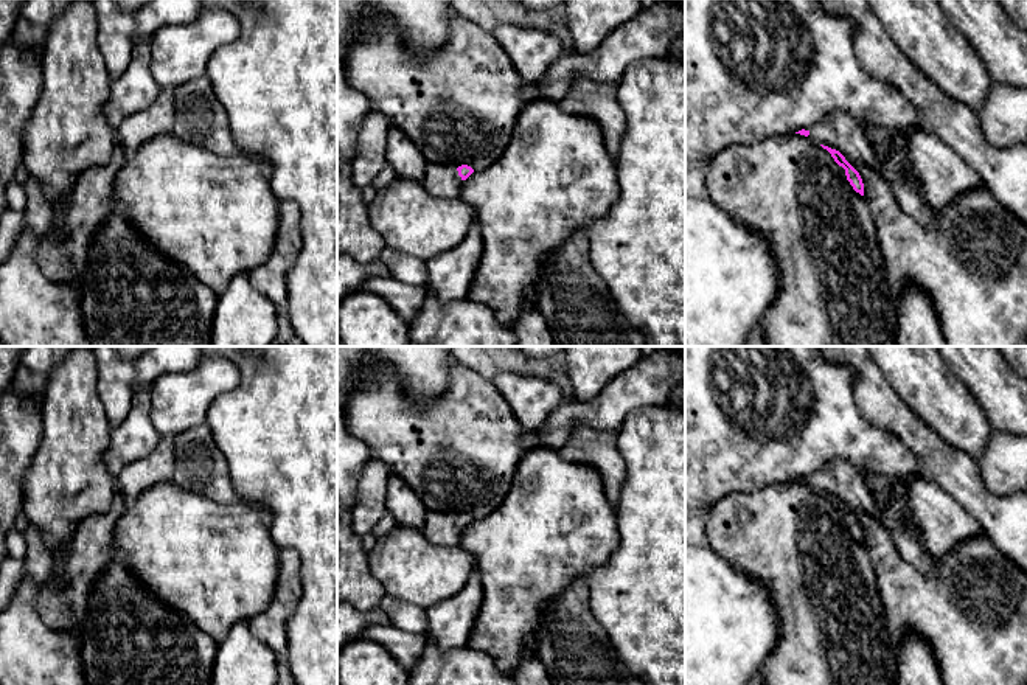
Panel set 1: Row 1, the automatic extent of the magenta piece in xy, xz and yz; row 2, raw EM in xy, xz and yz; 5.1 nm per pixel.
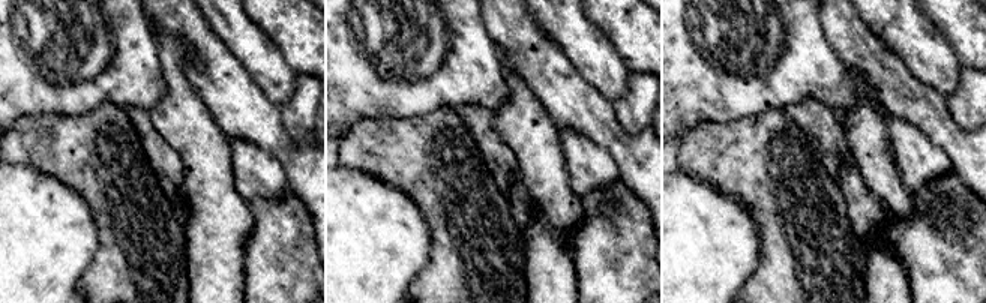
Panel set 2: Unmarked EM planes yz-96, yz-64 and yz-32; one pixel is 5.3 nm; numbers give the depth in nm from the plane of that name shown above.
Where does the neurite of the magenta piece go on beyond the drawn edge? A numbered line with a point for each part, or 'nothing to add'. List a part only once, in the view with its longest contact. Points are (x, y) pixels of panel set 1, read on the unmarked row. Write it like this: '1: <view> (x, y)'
1: yz (841, 480)

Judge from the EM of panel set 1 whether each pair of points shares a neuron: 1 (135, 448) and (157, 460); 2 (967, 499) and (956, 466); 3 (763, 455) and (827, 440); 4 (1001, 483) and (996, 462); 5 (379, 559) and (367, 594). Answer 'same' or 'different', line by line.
1: different
2: same
3: same
4: same
5: different

